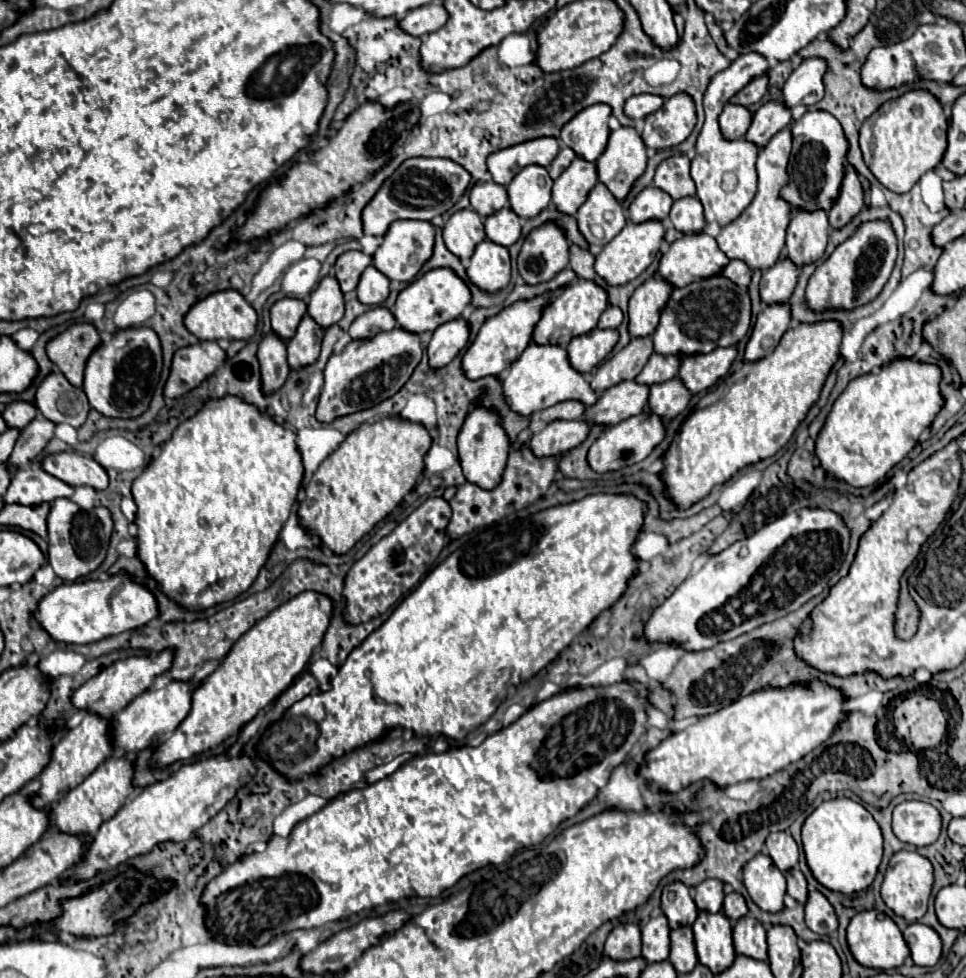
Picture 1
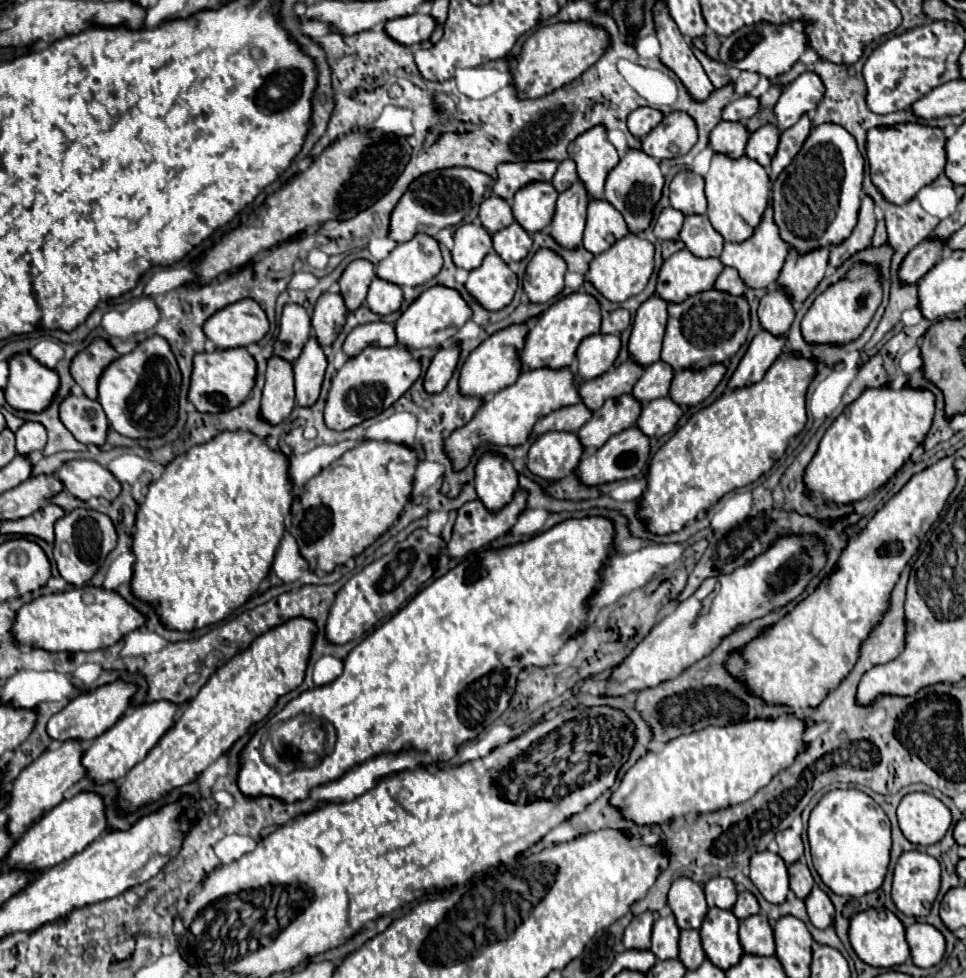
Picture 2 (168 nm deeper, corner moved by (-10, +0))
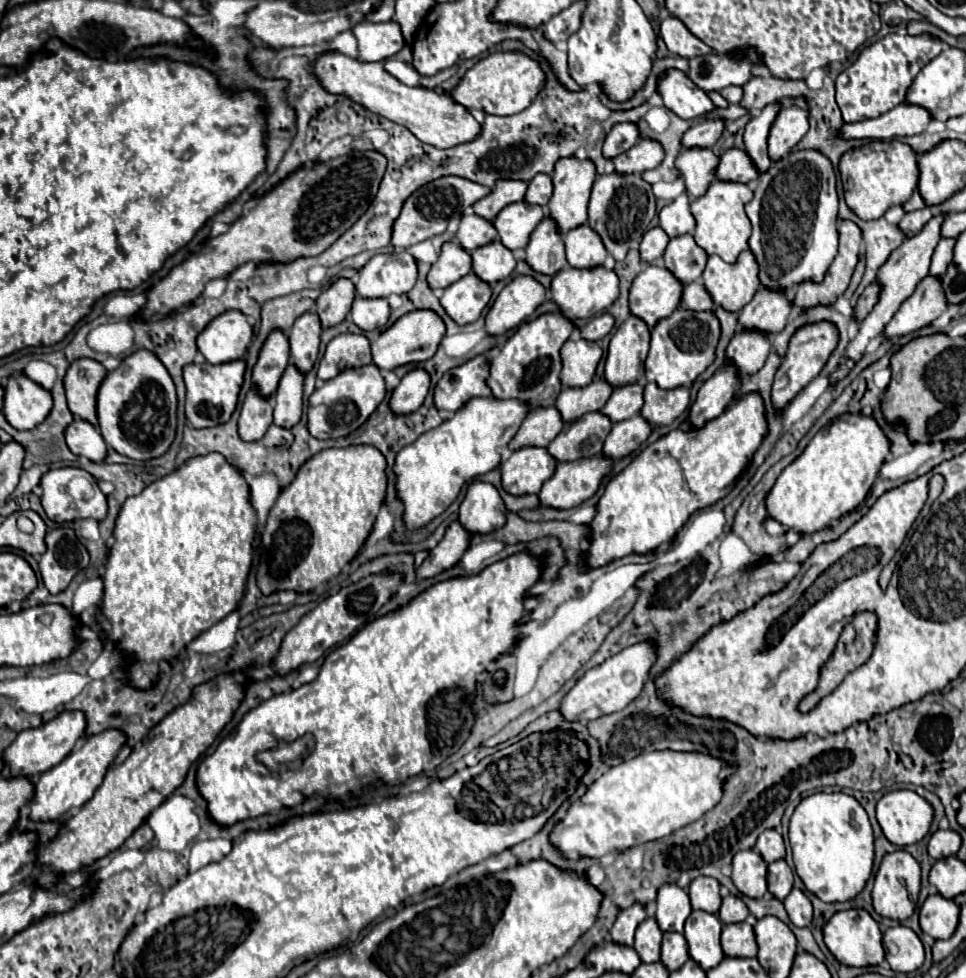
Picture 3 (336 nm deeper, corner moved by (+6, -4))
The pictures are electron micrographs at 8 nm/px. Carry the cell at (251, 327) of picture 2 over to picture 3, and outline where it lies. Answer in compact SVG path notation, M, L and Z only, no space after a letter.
M228 310L216 316L196 338L198 350L210 364L222 364L244 356L252 340L252 326L238 310Z

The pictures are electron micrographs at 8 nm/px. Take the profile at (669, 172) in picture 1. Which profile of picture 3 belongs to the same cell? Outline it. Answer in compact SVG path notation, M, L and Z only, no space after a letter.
M682 192L674 202L666 204L660 214L660 226L666 230L668 236L680 236L686 232L694 232L694 218L688 204L688 194Z

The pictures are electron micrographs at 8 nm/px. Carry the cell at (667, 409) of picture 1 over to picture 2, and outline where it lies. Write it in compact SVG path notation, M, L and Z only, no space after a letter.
M666 396L644 404L636 420L636 426L640 426L640 432L646 434L648 438L662 438L676 428L680 416L682 416L682 408L676 406Z

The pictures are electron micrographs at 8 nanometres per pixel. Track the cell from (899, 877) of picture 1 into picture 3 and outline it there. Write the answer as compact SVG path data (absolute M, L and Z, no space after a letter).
M896 850L892 854L886 854L878 874L874 878L874 890L872 890L872 904L874 910L880 916L892 918L892 920L906 920L914 914L916 902L918 902L918 894L920 894L920 864L916 862L916 858L912 854L908 854L906 850Z

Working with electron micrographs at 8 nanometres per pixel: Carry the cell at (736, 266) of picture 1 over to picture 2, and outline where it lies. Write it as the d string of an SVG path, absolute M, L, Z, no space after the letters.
M724 268L714 282L714 290L720 290L720 292L732 294L732 296L740 296L744 292L744 288L746 288L744 282L736 274L736 270L732 270L732 268Z

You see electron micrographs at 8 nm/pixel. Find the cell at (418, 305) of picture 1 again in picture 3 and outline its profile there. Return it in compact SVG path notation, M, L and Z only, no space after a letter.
M434 310L408 312L408 314L400 316L390 328L386 328L372 342L372 362L378 368L386 368L386 370L394 370L396 366L402 366L402 364L408 364L408 362L424 362L424 360L434 356L444 334L446 334L446 326Z

